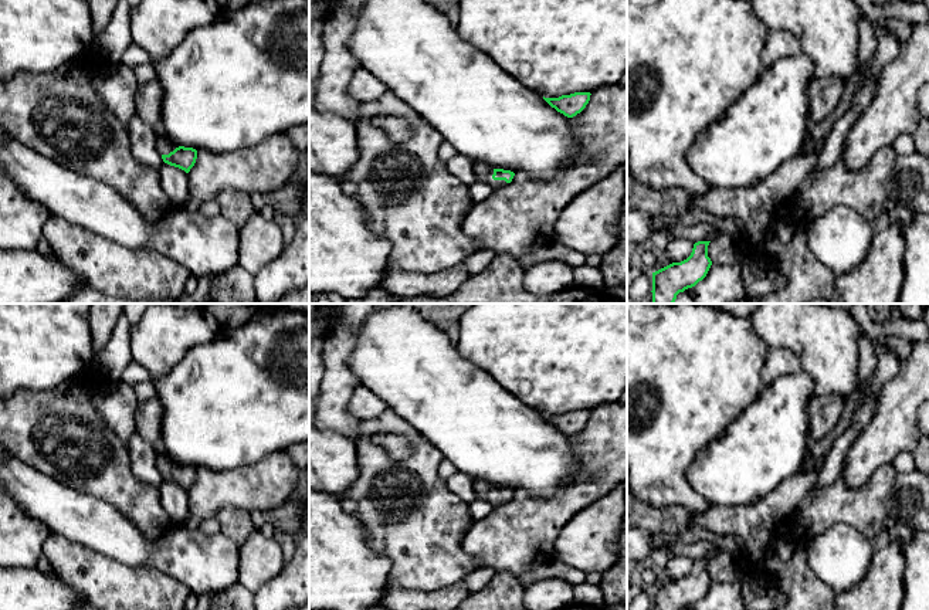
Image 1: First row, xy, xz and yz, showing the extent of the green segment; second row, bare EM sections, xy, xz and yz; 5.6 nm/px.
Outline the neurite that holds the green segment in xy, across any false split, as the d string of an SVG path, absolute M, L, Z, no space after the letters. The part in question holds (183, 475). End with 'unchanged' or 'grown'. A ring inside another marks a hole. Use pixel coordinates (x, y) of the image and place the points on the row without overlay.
M160 440L153 443L152 445L156 451L157 468L162 472L163 479L189 491L196 481L197 468L184 464L176 465L173 461L170 461Z | grown

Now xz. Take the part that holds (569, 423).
M574 410L570 413L562 413L559 416L545 416L543 417L555 426L557 430L567 436L573 436L580 431L590 418L590 410Z | unchanged

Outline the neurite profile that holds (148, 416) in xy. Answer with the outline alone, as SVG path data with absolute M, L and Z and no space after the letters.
M157 397L139 401L133 420L135 431L140 436L140 438L150 444L160 440L162 404Z

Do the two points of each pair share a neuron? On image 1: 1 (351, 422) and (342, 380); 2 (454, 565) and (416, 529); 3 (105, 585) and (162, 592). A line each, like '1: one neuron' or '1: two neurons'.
1: one neuron
2: one neuron
3: one neuron

